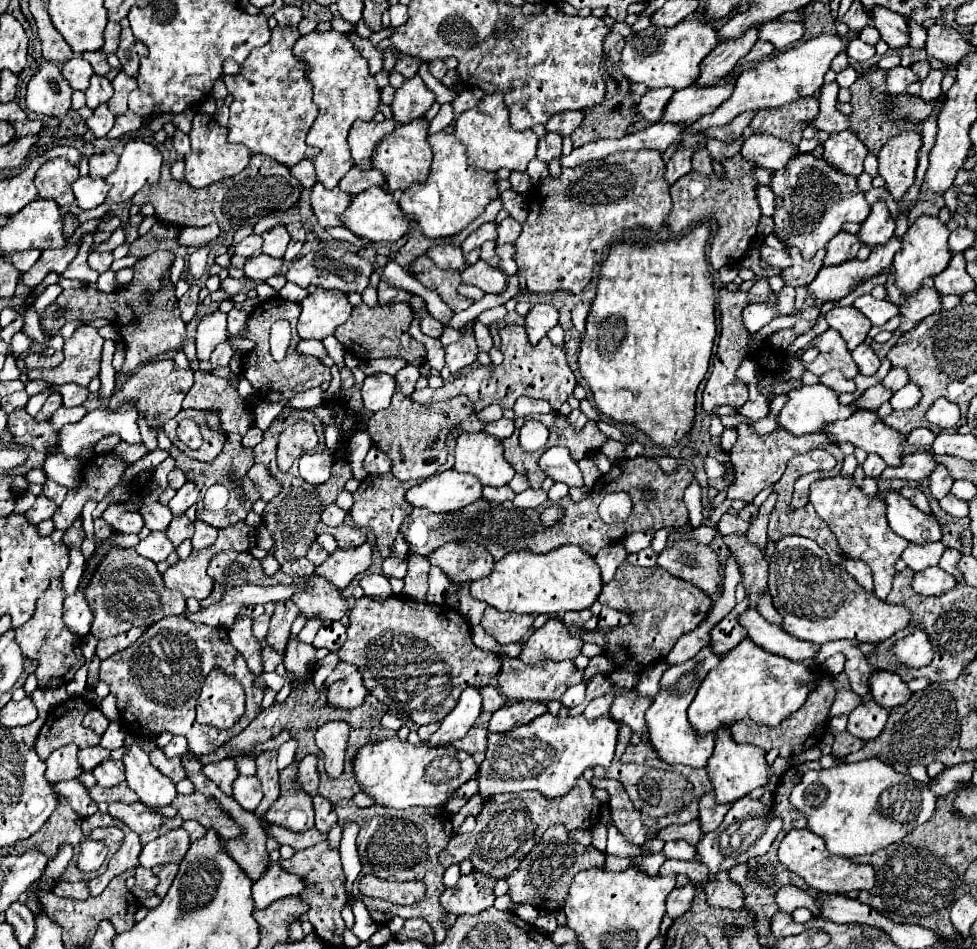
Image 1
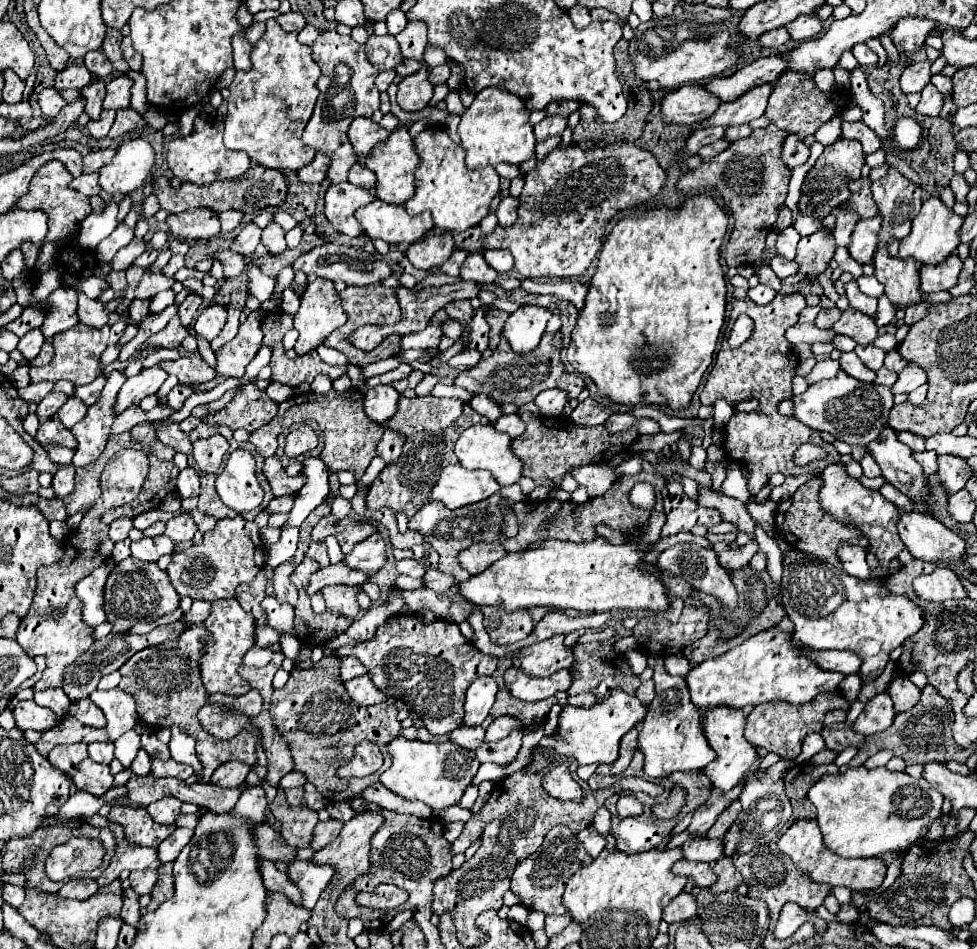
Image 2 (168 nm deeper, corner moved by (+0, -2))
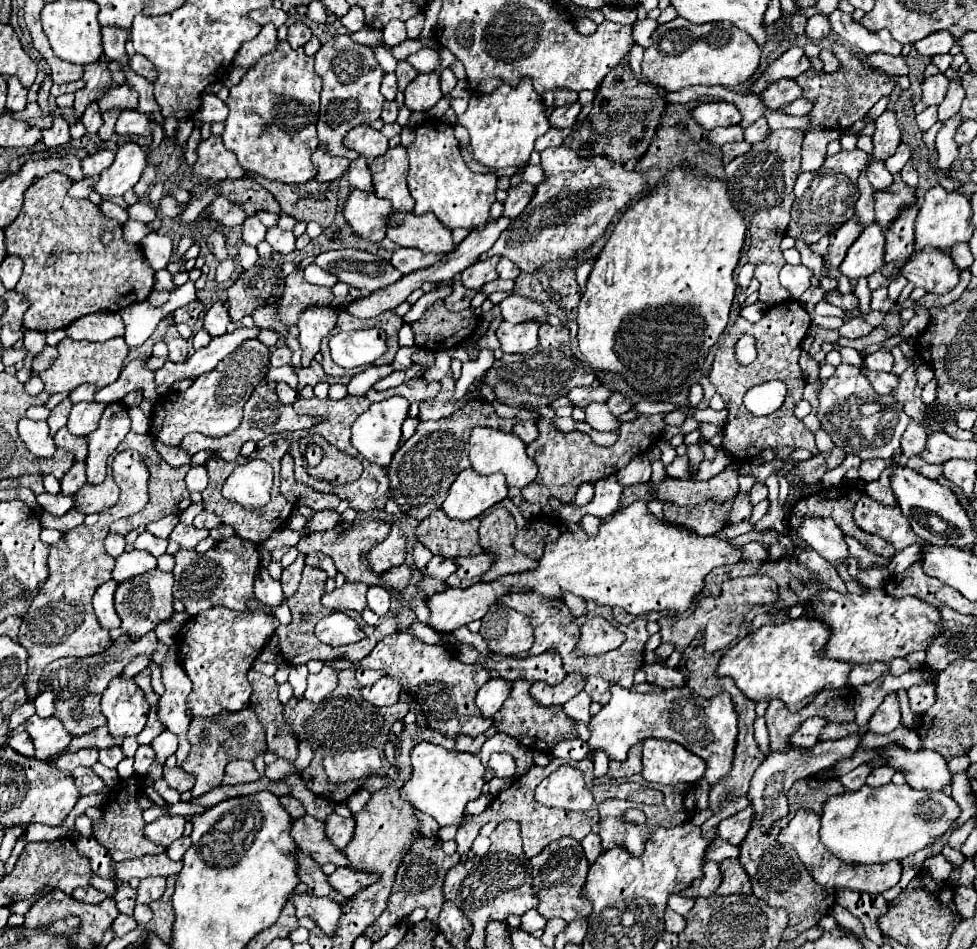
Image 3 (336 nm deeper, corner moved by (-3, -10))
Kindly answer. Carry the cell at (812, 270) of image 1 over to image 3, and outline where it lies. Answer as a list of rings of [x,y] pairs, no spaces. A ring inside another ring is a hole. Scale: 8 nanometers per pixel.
[[[852,217],[848,219],[848,223],[844,223],[844,227],[840,227],[840,231],[834,231],[830,235],[830,247],[828,247],[828,255],[824,257],[826,263],[832,265],[832,269],[838,269],[838,265],[842,263],[848,247],[854,243],[854,239],[864,231],[864,225]]]

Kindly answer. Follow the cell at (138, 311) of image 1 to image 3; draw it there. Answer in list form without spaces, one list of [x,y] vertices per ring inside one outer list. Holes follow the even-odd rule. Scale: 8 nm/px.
[[[170,325],[170,327],[167,328],[163,340],[166,341],[166,345],[168,345],[168,351],[170,351],[170,353],[168,353],[168,359],[170,359],[170,361],[184,363],[184,361],[188,359],[188,343],[186,343],[186,339],[180,337],[180,333],[176,331],[174,325]]]

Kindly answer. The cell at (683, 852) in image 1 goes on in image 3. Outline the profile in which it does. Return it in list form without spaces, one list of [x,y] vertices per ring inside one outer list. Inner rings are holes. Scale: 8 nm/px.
[[[716,837],[710,845],[708,845],[708,855],[706,855],[706,861],[724,861],[728,857],[738,857],[740,855],[740,847],[734,847],[730,843],[726,843],[724,839]]]

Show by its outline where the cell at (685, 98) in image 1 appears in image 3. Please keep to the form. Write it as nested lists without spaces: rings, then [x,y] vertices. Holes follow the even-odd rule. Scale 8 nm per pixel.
[[[792,47],[768,65],[762,77],[752,85],[752,93],[762,93],[776,79],[796,79],[806,69],[810,69],[810,59],[804,55],[804,49]]]

